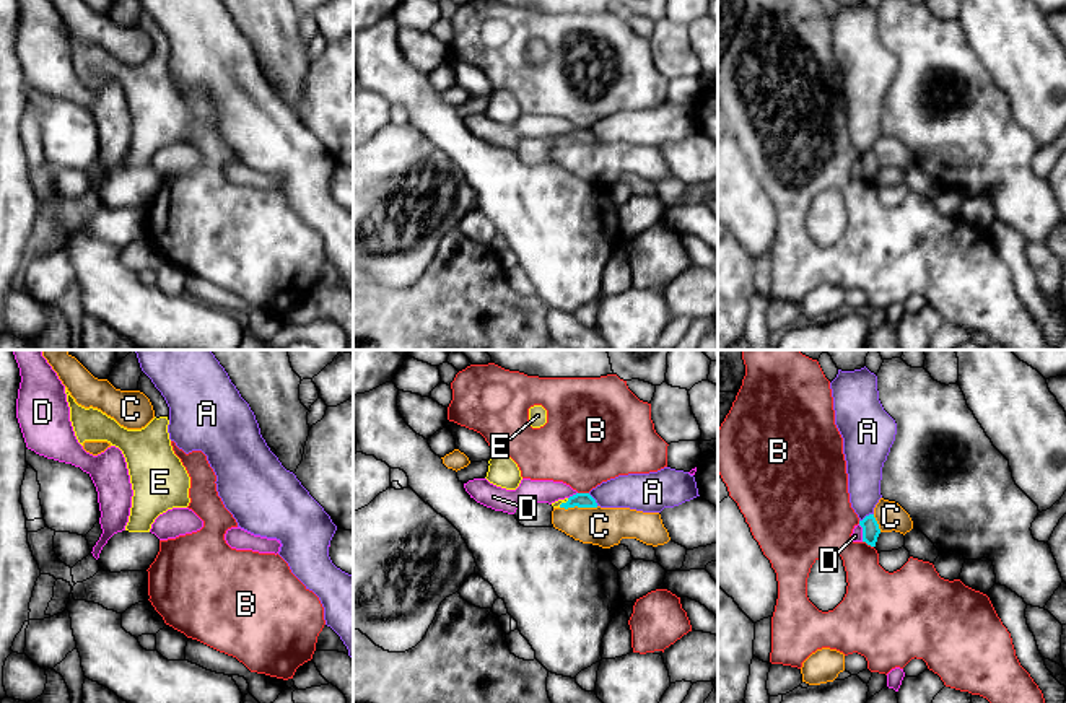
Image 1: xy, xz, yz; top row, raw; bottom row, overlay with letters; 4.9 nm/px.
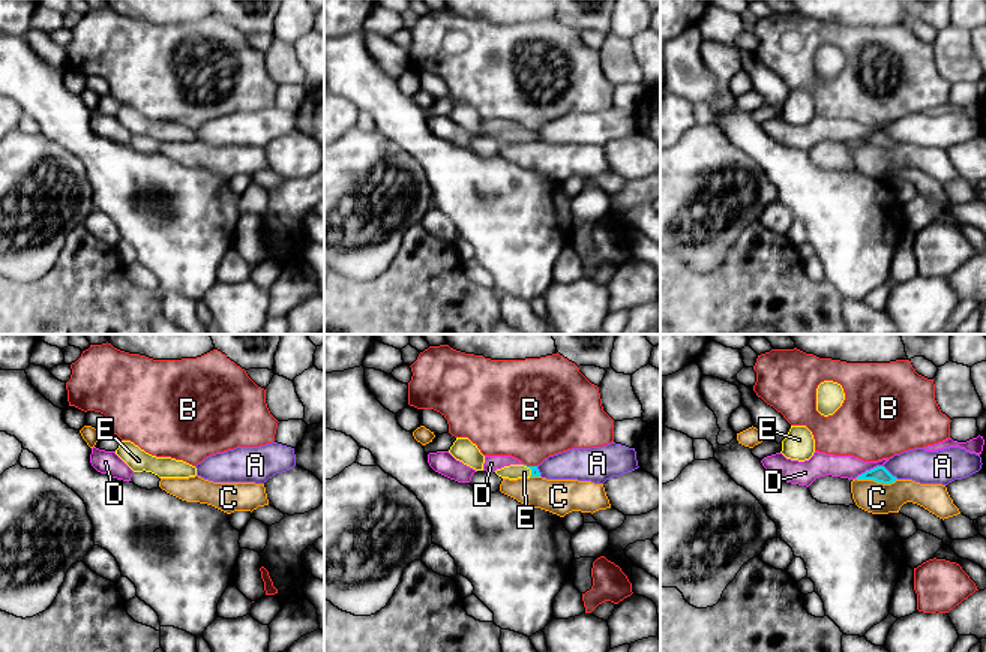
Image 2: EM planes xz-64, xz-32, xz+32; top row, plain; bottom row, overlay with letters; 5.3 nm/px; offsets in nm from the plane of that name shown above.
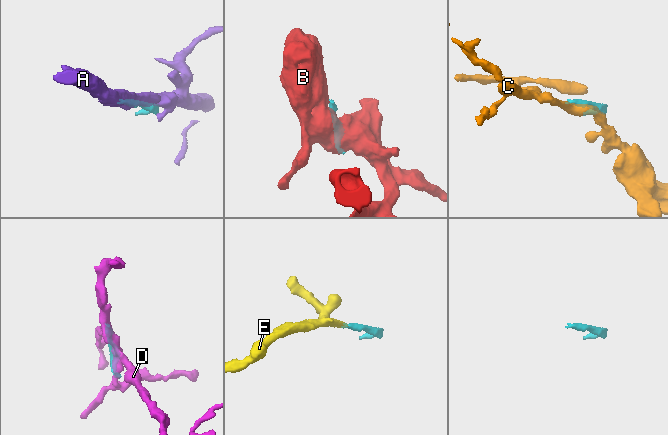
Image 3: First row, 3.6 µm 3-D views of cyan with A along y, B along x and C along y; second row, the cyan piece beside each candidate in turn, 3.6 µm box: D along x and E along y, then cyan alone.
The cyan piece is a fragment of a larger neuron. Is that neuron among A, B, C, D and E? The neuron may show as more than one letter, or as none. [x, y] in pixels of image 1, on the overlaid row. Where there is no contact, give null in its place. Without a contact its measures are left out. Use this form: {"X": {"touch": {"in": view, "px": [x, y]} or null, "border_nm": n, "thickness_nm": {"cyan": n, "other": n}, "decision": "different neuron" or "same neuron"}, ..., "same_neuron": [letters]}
{"A": {"touch": {"in": "yz", "px": [866, 516]}, "border_nm": 80, "thickness_nm": {"cyan": 90, "other": 180}, "decision": "different neuron"}, "B": {"touch": {"in": "xz", "px": [583, 493]}, "border_nm": 60, "thickness_nm": {"cyan": 80, "other": 420}, "decision": "different neuron"}, "C": {"touch": {"in": "xz", "px": [578, 506]}, "border_nm": 190, "thickness_nm": {"cyan": 80, "other": 190}, "decision": "different neuron"}, "D": {"touch": {"in": "yz", "px": [863, 532]}, "border_nm": 90, "thickness_nm": {"cyan": 90, "other": 60}, "decision": "different neuron"}, "E": {"touch": {"in": "xz", "px": [563, 503]}, "border_nm": 70, "thickness_nm": {"cyan": 80, "other": 30}, "decision": "same neuron"}, "same_neuron": ["E"]}

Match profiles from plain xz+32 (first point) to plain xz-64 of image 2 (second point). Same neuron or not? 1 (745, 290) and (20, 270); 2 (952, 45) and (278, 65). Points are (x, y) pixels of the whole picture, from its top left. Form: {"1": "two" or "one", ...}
{"1": "two", "2": "one"}

